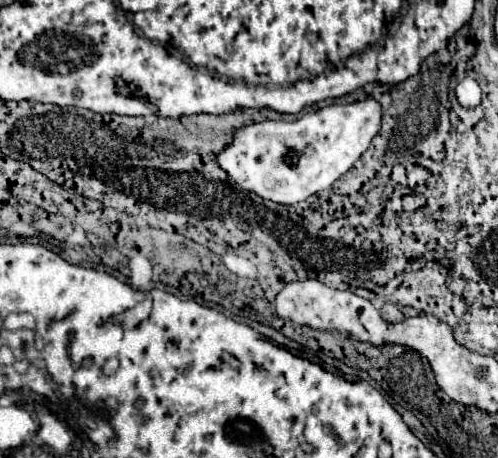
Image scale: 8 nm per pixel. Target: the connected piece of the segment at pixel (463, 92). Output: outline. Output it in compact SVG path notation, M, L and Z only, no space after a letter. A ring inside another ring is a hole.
M464 78L455 88L456 98L462 108L476 108L480 104L482 92L474 78Z

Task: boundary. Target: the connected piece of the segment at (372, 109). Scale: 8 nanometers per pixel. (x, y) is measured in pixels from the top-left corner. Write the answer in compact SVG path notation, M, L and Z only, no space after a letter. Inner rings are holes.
M366 98L362 102L354 104L332 104L326 106L318 112L310 112L304 118L292 120L292 122L260 122L260 124L250 124L246 128L236 130L234 142L224 148L228 152L220 154L216 160L224 162L222 168L232 176L240 188L254 192L266 200L278 202L278 204L298 204L306 200L308 196L332 186L342 174L348 172L348 168L362 156L362 152L370 146L372 138L380 130L380 118L382 118L382 108L374 98Z

